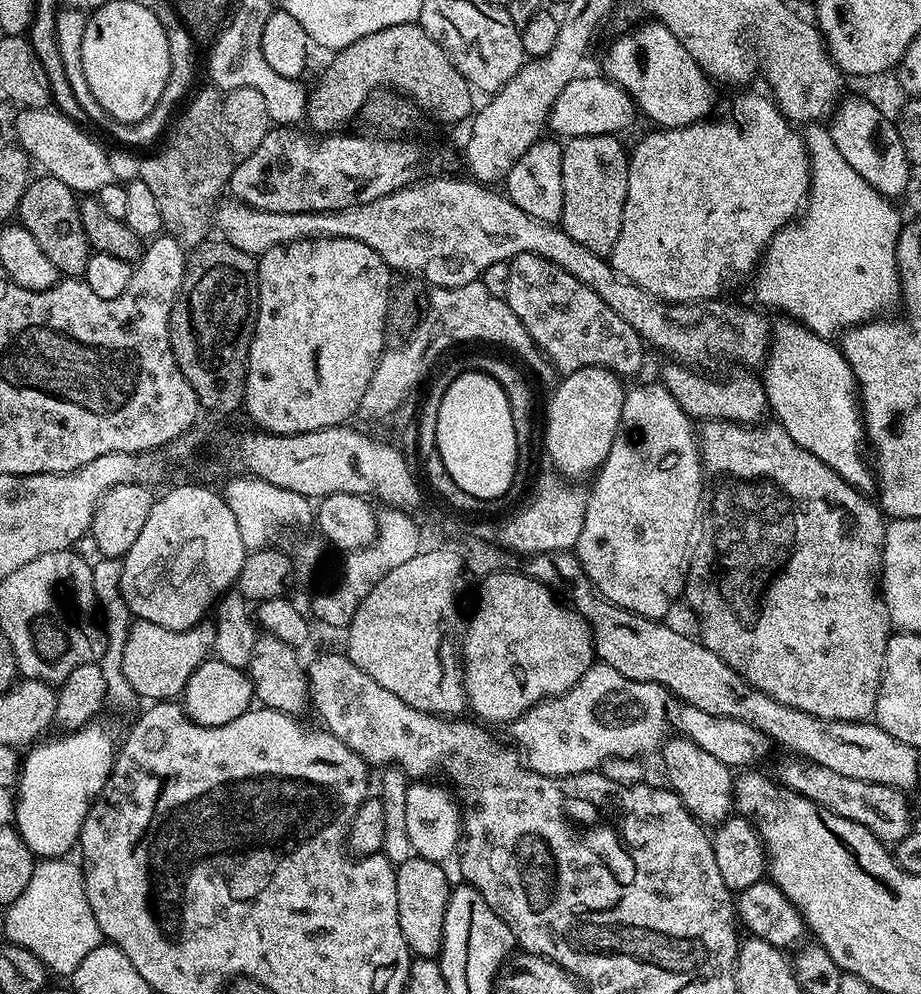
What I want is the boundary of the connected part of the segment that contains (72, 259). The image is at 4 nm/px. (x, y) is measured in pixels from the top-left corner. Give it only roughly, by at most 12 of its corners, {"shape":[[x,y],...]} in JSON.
{"shape":[[33,179],[19,223],[65,277],[90,255],[70,186]]}

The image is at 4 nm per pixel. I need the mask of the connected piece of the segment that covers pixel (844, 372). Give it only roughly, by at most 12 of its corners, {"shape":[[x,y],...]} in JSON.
{"shape":[[791,318],[762,368],[771,415],[851,488],[874,488],[856,375]]}

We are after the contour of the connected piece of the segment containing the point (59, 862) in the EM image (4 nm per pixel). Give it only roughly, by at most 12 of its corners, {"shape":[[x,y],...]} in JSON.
{"shape":[[44,858],[7,905],[9,945],[71,977],[102,943],[72,858]]}

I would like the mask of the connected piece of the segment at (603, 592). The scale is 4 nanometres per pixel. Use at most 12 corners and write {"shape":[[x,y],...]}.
{"shape":[[667,384],[625,391],[574,555],[663,621],[706,492]]}

